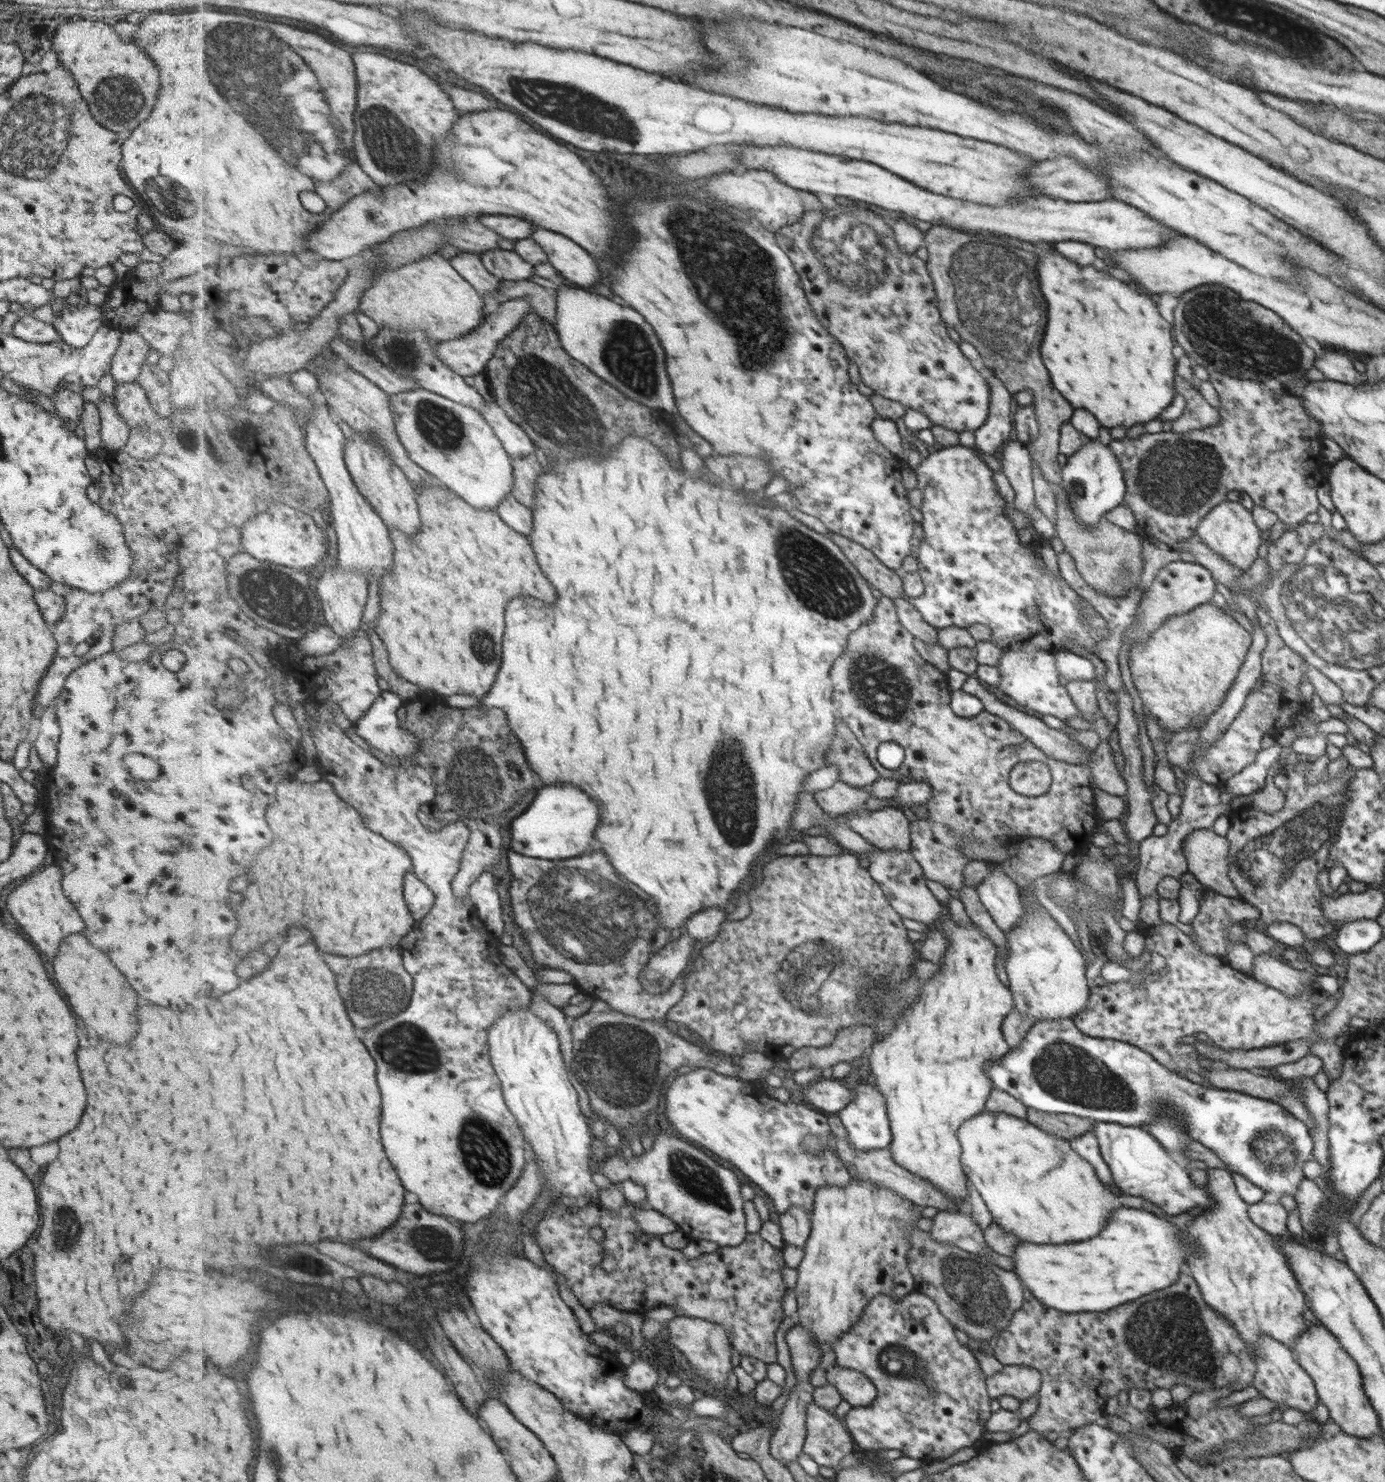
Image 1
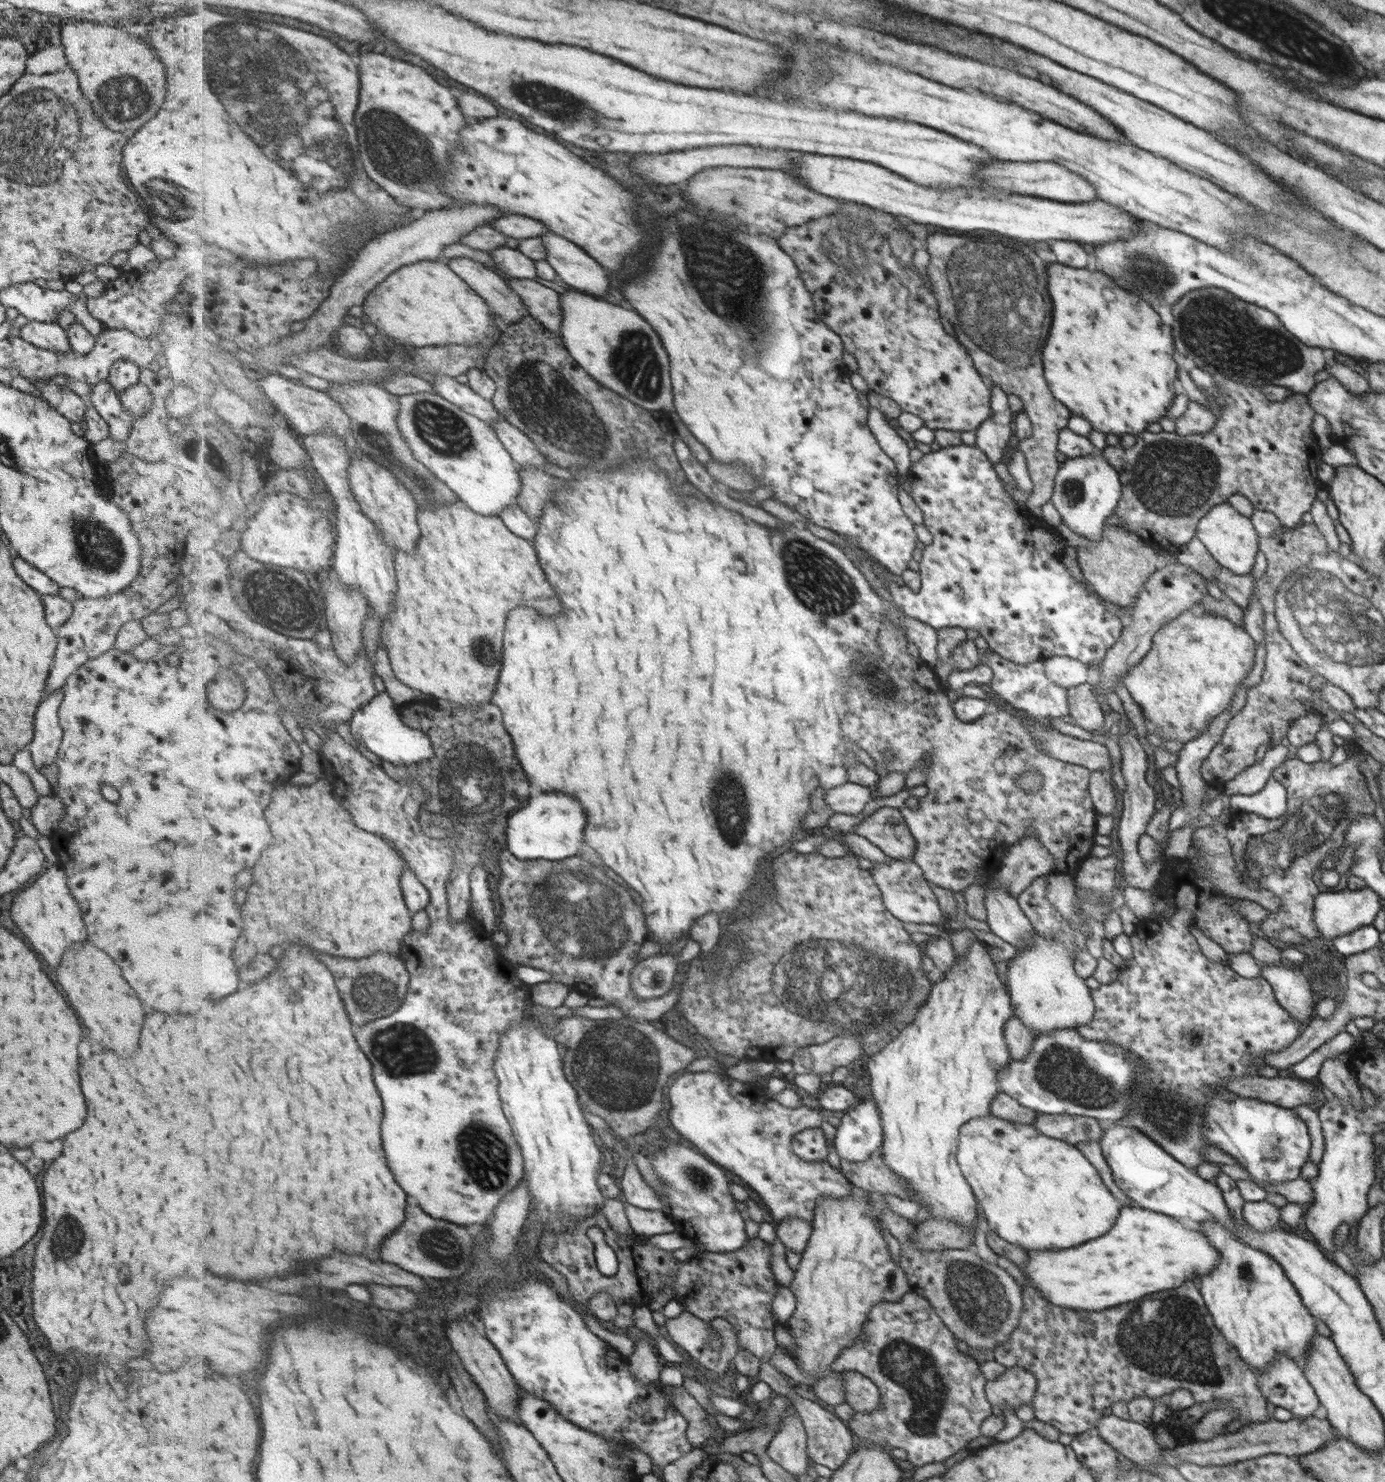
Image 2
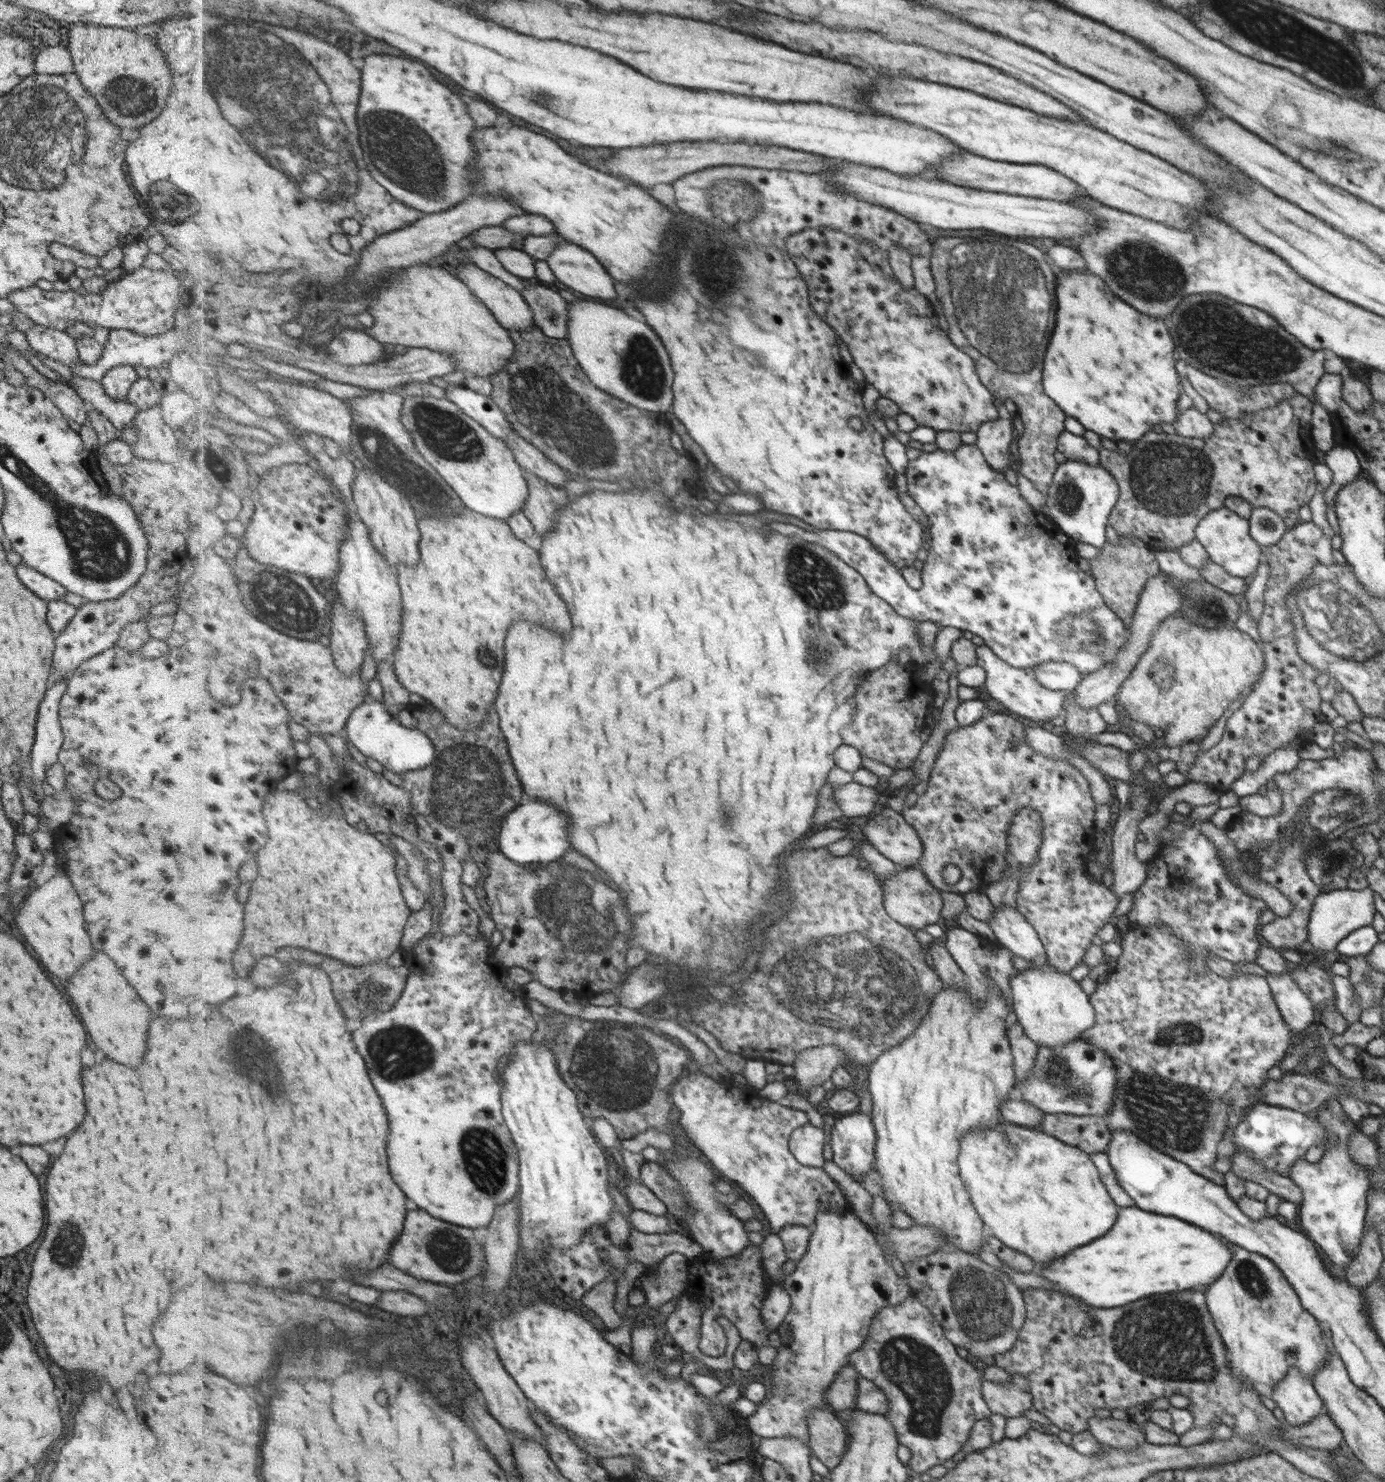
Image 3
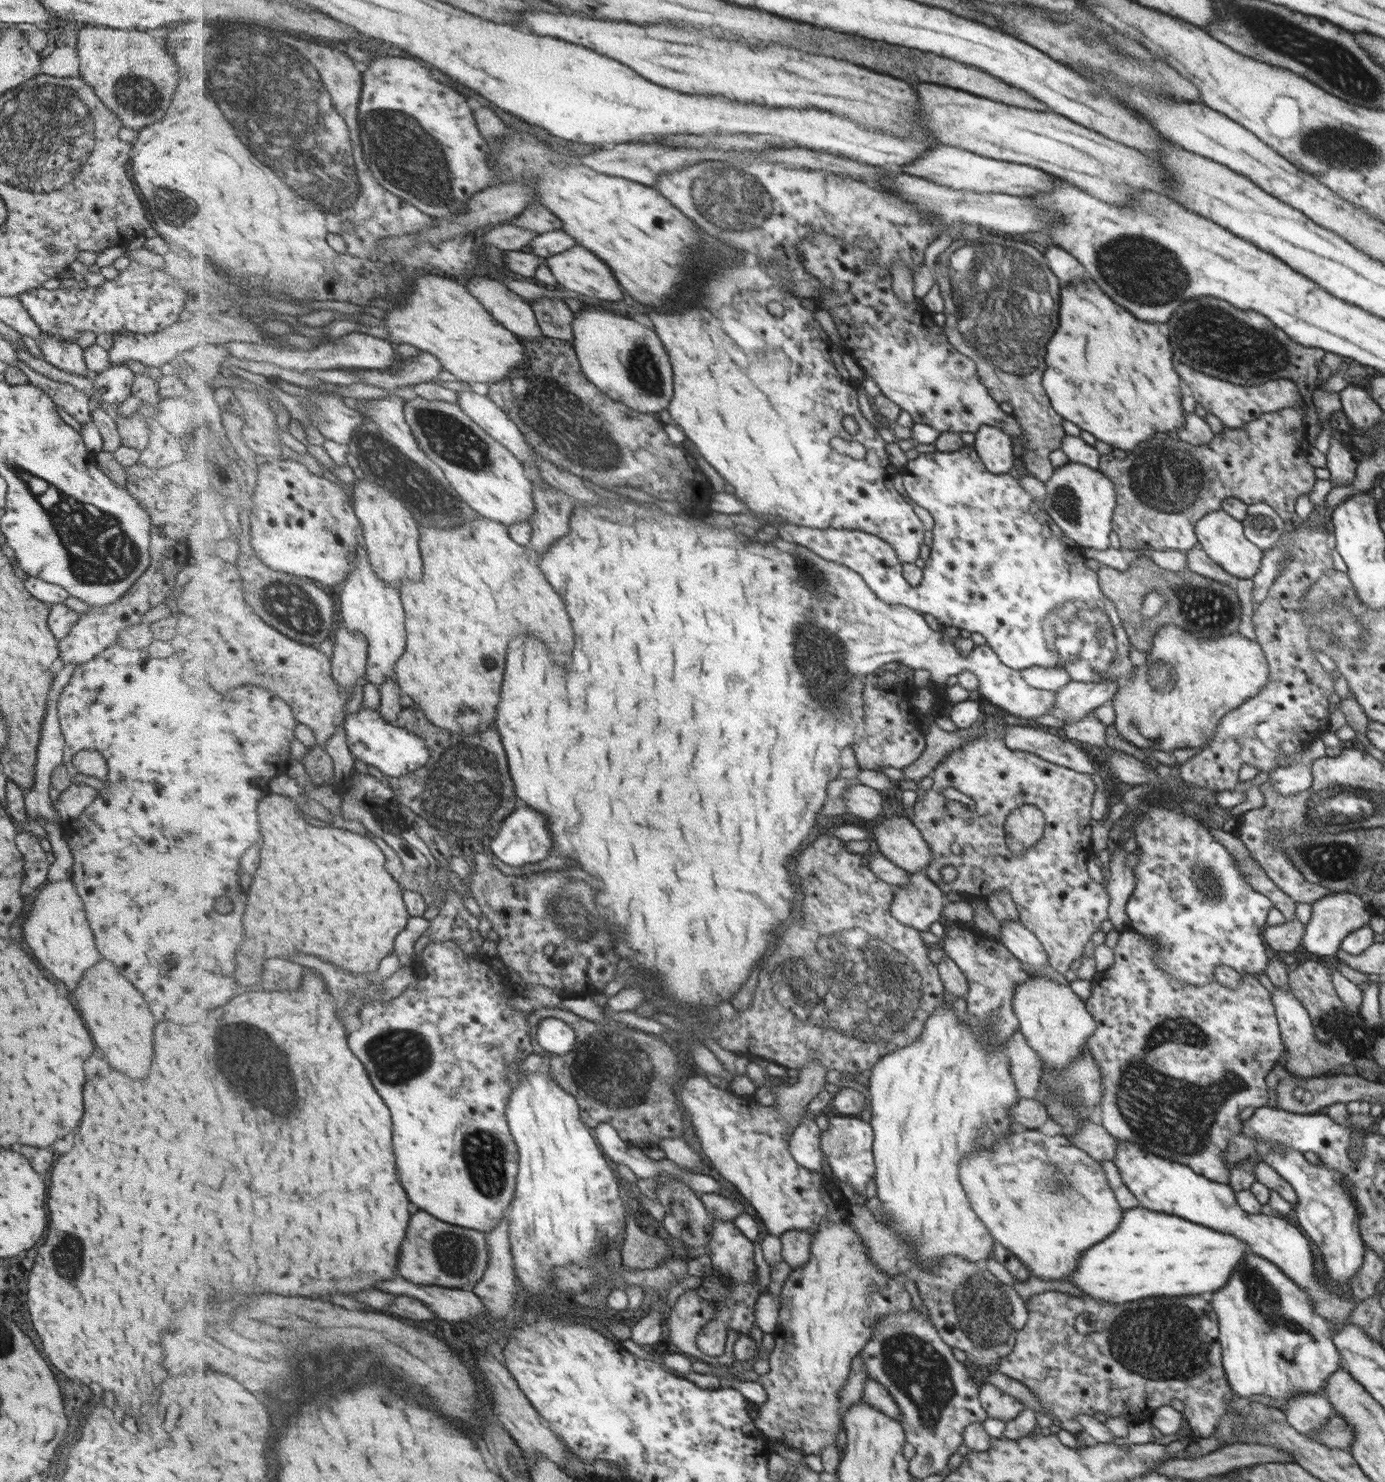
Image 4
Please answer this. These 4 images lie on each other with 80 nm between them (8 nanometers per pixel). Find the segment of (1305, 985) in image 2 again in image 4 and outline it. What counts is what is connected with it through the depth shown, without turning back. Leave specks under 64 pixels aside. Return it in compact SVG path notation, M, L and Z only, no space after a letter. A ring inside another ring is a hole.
M1274 986L1271 993L1272 1005L1275 1006L1276 1020L1279 1022L1282 1040L1287 1051L1287 1061L1283 1069L1285 1075L1291 1074L1294 1077L1306 1079L1307 1077L1319 1077L1319 1074L1323 1074L1325 1070L1332 1070L1332 1068L1337 1071L1340 1065L1351 1065L1353 1051L1349 1042L1340 1038L1332 1046L1321 1046L1315 1040L1315 1036L1313 1036L1309 1013L1301 1006L1299 1000L1295 1000L1295 996L1291 994L1288 986L1287 990L1281 990L1281 988Z

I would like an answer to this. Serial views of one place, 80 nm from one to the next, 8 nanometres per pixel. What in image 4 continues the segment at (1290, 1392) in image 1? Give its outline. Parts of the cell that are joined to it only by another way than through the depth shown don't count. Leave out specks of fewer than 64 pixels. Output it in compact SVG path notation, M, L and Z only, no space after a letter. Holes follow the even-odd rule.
M1297 1394L1297 1396L1287 1400L1282 1412L1286 1417L1285 1423L1296 1429L1297 1432L1305 1434L1307 1438L1310 1438L1319 1427L1322 1427L1327 1418L1335 1416L1335 1411L1333 1411L1327 1398L1320 1394Z

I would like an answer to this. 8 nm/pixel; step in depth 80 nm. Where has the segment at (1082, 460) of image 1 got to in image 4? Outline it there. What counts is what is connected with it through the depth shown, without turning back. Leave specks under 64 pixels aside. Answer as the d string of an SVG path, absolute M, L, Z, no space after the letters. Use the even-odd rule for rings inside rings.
M1065 463L1044 483L1043 508L1053 523L1081 548L1105 550L1111 530L1111 510L1116 501L1113 483L1099 470L1079 463Z

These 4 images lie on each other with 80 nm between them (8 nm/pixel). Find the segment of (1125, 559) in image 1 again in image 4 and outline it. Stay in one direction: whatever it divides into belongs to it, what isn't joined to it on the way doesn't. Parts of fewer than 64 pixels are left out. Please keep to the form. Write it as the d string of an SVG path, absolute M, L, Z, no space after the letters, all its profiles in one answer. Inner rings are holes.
M1133 550L1127 554L1128 567L1120 571L1119 569L1111 568L1107 565L1099 565L1096 576L1099 578L1100 591L1115 604L1117 616L1120 617L1120 623L1123 625L1124 632L1127 634L1127 639L1130 644L1138 651L1147 654L1152 646L1152 636L1161 625L1173 623L1182 629L1187 629L1189 632L1199 635L1200 637L1218 637L1227 633L1237 633L1237 624L1239 624L1239 602L1235 591L1231 592L1229 586L1215 582L1204 576L1196 575L1194 572L1170 572L1165 571L1160 565L1155 564L1152 558L1147 554L1146 550ZM1149 591L1157 591L1165 600L1164 607L1151 618L1144 618L1140 615L1143 610L1144 596Z

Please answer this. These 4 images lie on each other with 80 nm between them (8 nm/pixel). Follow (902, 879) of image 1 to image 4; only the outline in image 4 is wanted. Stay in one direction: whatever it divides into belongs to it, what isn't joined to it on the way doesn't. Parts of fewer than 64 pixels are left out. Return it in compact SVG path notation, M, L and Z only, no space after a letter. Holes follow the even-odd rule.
M923 872L910 874L905 886L893 890L890 914L901 925L925 932L931 924L940 922L944 893Z

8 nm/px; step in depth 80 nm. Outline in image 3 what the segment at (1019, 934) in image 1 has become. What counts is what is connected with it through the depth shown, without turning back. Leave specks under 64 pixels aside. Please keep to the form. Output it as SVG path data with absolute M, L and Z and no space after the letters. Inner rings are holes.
M1046 955L1025 971L1016 972L1009 980L1012 990L1012 1012L1016 1014L1016 1022L1022 1026L1025 1036L1036 1046L1061 1047L1080 1038L1081 1031L1087 1030L1094 1023L1094 1012L1091 998L1079 988L1069 974L1058 971L1048 963Z

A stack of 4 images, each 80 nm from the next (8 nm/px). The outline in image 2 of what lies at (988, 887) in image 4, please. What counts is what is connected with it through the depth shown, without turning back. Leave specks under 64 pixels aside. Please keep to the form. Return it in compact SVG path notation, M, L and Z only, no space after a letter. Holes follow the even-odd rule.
M883 621L876 636L881 660L874 663L867 654L861 654L859 660L853 661L853 674L849 675L847 692L849 714L843 720L842 732L847 740L857 744L871 757L877 770L884 770L886 773L905 774L913 766L917 766L925 758L925 754L929 754L929 764L922 769L928 794L919 798L917 809L901 810L916 844L911 861L922 871L923 879L930 885L951 890L953 893L962 893L973 885L973 880L980 870L995 874L1002 869L1005 849L1020 838L1026 828L1032 830L1034 837L1046 848L1045 852L1049 852L1049 856L1053 857L1053 869L1033 879L1017 896L1016 902L1028 918L1032 930L1039 936L1053 937L1061 941L1074 955L1079 950L1084 951L1085 938L1089 937L1087 918L1101 922L1101 919L1107 916L1105 912L1109 911L1111 899L1103 899L1095 891L1075 887L1073 903L1077 908L1075 914L1080 921L1080 927L1073 929L1069 924L1071 920L1063 919L1049 903L1047 887L1049 876L1069 876L1069 880L1073 881L1077 866L1087 860L1087 857L1093 857L1093 844L1097 844L1097 820L1101 820L1101 813L1097 812L1092 795L1087 794L1089 768L1067 764L1063 760L1048 756L1048 753L1035 743L1019 719L1003 710L989 710L977 720L961 722L953 716L945 690L937 682L931 668L921 664L919 658L913 658L907 652L906 641L903 629L896 627L891 621ZM886 750L892 752L890 762L884 762ZM1027 771L1037 771L1042 776L1042 786L1033 792L1021 790L1016 785L1016 778ZM957 870L964 871L966 877L955 877Z

